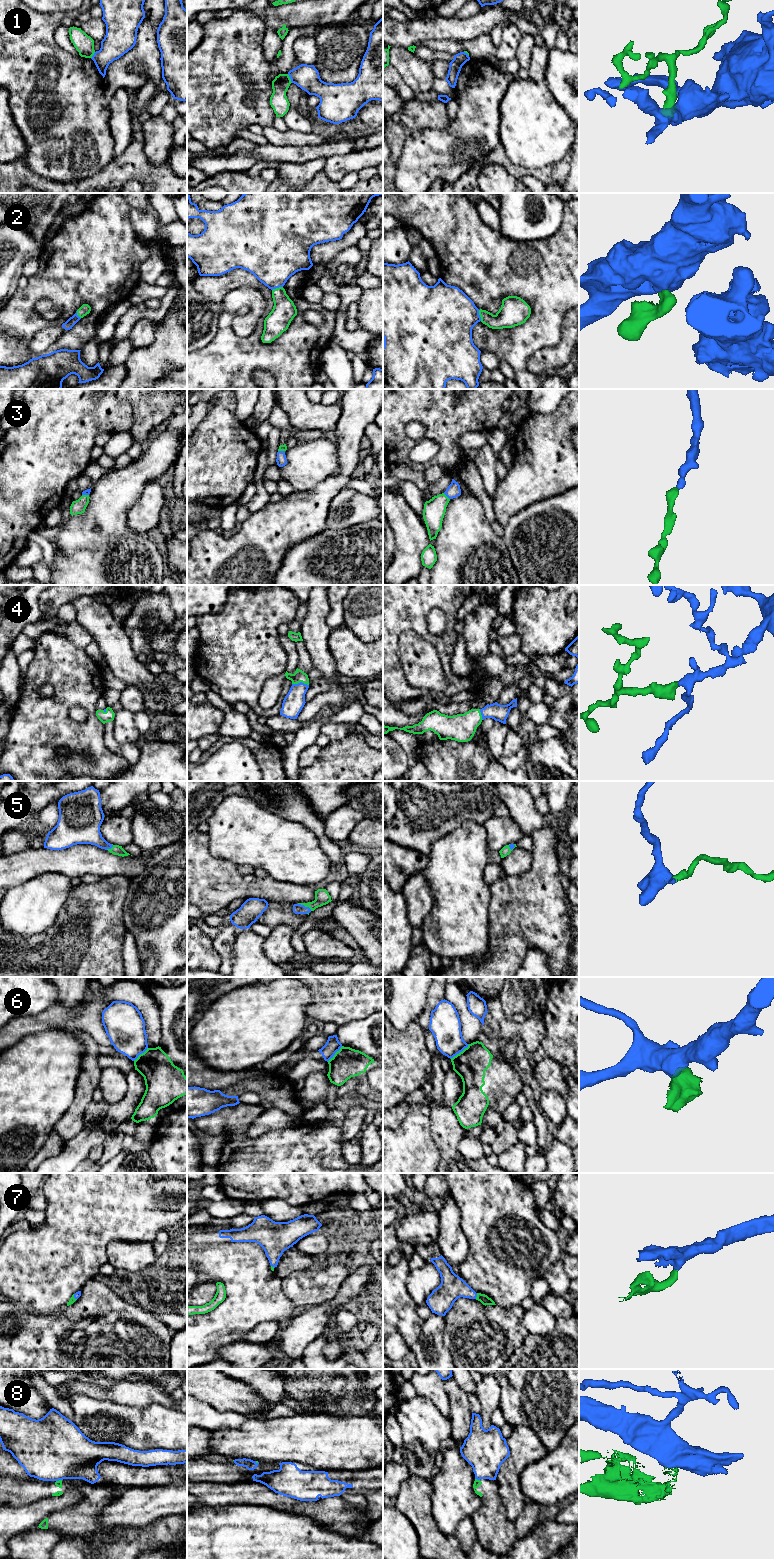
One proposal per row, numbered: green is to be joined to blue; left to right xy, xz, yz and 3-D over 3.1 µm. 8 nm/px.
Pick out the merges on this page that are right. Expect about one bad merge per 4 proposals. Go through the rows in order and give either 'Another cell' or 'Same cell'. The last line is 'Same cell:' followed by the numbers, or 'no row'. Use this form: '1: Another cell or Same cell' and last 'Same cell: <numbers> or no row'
1: Another cell
2: Same cell
3: Same cell
4: Same cell
5: Same cell
6: Another cell
7: Same cell
8: Another cell
Same cell: 2, 3, 4, 5, 7

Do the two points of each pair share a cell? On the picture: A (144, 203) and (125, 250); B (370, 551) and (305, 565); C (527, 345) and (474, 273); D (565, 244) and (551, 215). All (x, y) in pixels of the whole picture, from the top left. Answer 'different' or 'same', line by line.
A: different
B: same
C: same
D: different

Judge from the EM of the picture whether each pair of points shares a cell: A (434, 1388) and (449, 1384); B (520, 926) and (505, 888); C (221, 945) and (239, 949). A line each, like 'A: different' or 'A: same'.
A: different
B: same
C: different

